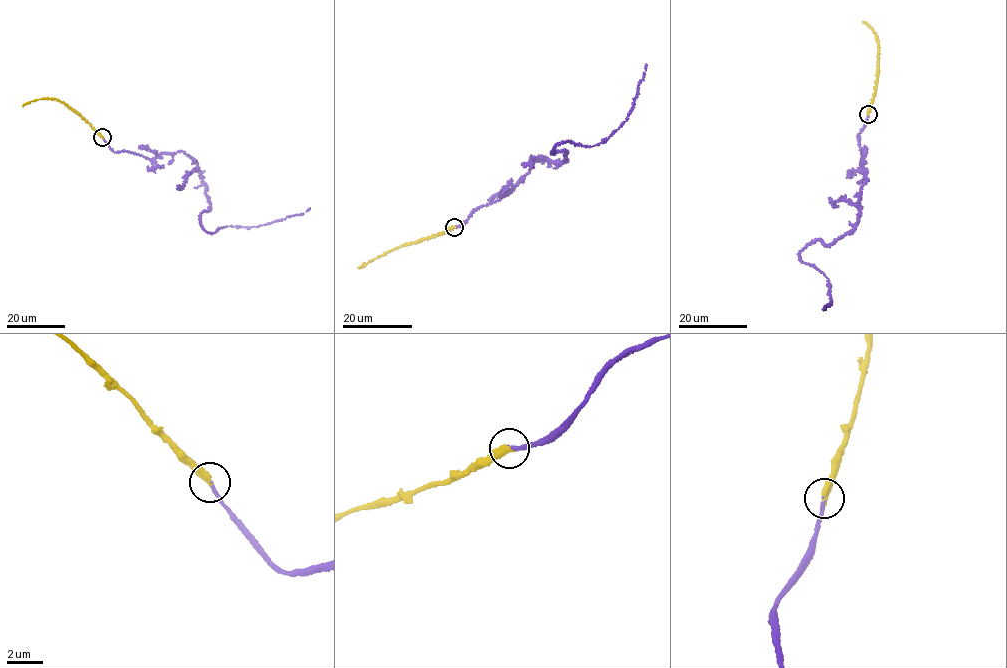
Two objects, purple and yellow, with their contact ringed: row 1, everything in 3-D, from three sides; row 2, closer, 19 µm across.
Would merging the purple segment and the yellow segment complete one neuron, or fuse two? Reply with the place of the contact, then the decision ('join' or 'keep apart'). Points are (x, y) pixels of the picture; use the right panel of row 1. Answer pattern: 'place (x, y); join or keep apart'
place (868, 114); join

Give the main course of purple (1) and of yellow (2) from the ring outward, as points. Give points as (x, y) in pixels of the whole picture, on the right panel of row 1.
1: (868, 114), (859, 134), (868, 179), (858, 217), (829, 244), (819, 239), (800, 251), (828, 279), (824, 307)
2: (868, 113), (876, 81), (879, 46), (875, 33), (863, 22)

